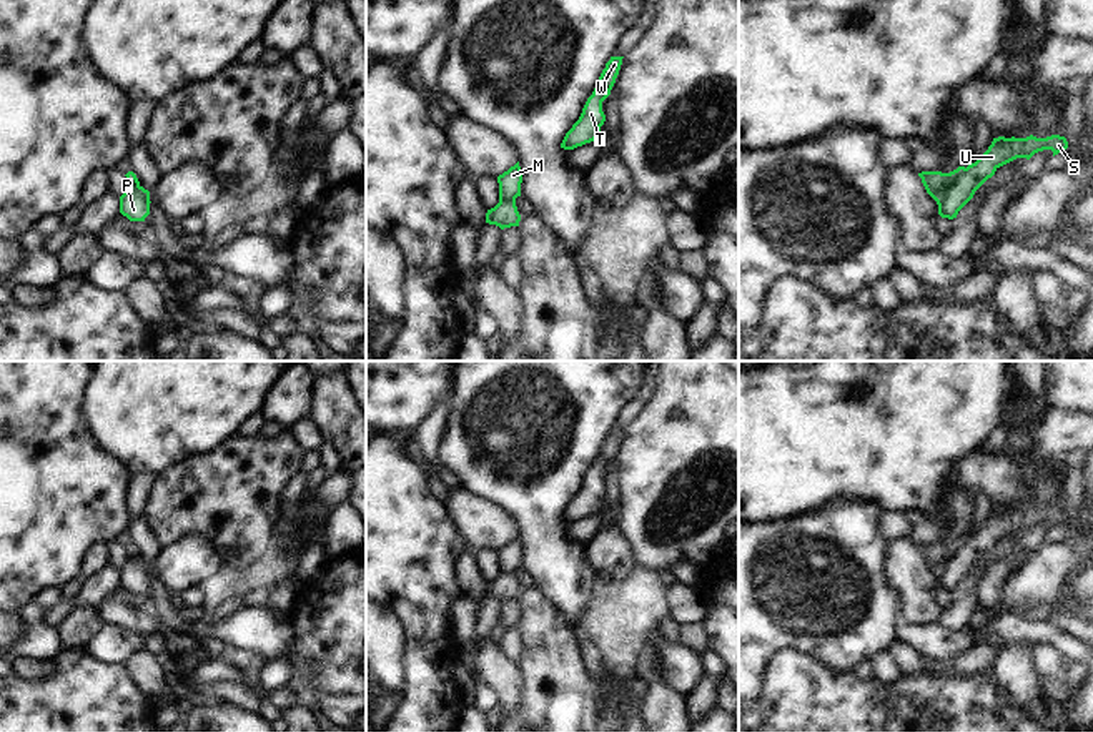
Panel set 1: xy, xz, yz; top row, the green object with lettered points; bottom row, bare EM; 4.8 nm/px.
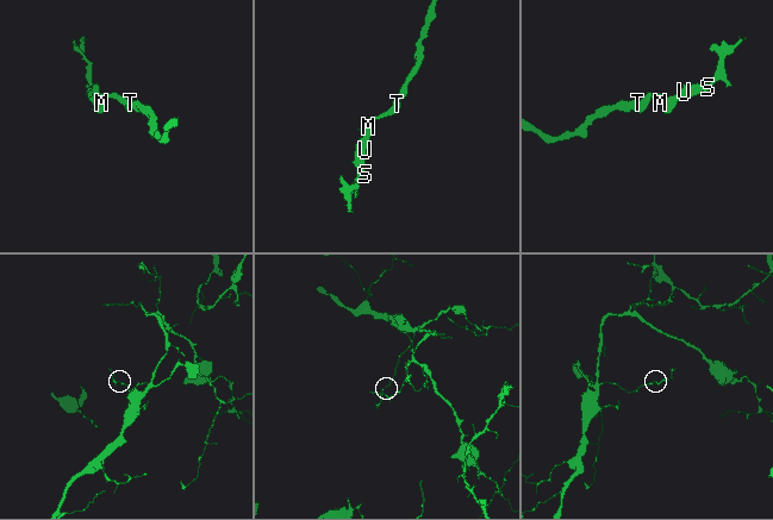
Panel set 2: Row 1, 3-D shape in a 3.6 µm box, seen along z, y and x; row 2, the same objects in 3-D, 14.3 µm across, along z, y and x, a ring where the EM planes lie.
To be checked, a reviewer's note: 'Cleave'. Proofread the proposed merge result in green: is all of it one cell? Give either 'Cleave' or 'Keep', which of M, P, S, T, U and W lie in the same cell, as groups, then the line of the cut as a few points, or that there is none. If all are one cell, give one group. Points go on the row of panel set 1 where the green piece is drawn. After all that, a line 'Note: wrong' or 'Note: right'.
Cleave. Groups: M T W / P S U. Split along yz (965, 168), (949, 190), (939, 213).
Note: right

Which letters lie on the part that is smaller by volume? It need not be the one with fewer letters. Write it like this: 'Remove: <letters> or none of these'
Remove: P, S, U

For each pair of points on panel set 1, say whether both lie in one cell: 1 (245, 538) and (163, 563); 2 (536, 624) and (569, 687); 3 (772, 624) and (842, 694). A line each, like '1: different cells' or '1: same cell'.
1: different cells
2: same cell
3: different cells

